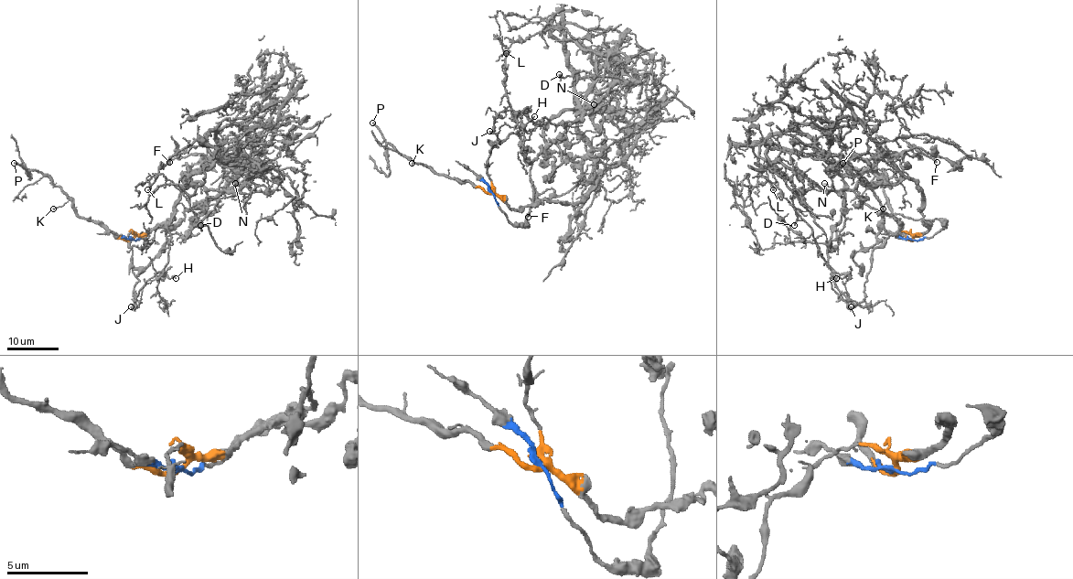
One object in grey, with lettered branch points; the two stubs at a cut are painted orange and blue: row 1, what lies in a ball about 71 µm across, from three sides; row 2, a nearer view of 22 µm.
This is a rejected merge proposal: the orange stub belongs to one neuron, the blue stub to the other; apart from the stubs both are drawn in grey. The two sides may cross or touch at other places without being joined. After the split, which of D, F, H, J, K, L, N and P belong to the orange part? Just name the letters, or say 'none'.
J, K, P

